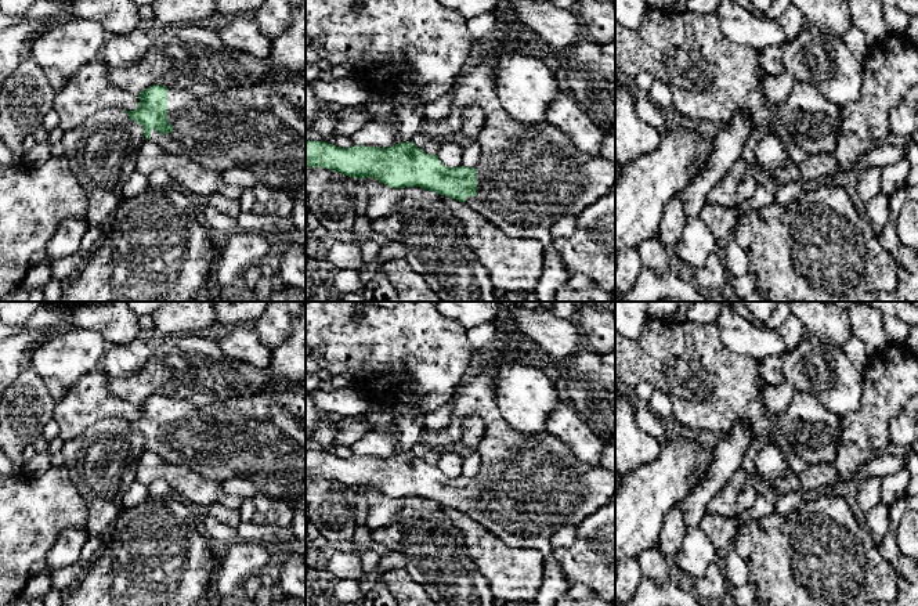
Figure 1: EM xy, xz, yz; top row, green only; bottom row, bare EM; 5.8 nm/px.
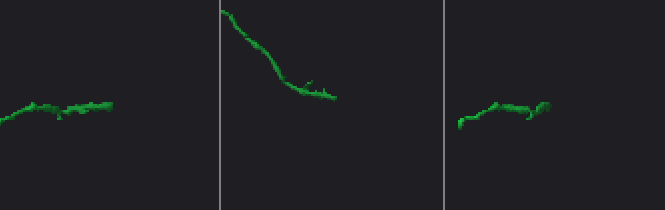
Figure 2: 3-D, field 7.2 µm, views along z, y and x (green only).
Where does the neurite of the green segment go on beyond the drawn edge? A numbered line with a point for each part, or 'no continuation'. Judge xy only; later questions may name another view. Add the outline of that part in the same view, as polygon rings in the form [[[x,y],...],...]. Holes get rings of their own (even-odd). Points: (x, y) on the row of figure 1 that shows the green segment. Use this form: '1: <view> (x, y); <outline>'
1: xy (253, 126); [[[271,80],[259,82],[247,86],[238,86],[223,91],[212,93],[209,95],[191,94],[189,91],[182,89],[167,89],[167,122],[173,126],[173,130],[169,134],[160,134],[155,129],[152,129],[149,140],[166,152],[187,158],[188,160],[200,165],[203,169],[217,173],[221,173],[231,167],[243,167],[253,174],[254,183],[261,183],[282,190],[293,201],[306,202],[306,112],[277,91],[277,82]]]

